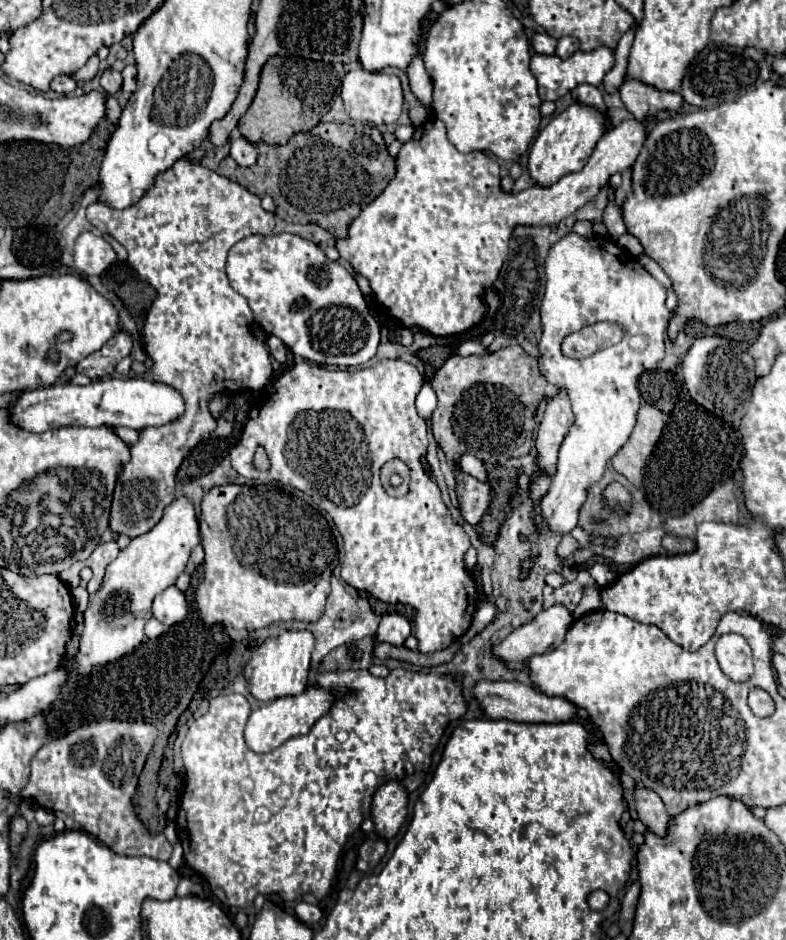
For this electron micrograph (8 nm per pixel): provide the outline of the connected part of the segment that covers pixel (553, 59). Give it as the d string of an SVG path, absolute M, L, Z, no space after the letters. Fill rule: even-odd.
M597 48L593 52L575 52L571 58L561 60L559 56L547 56L547 54L533 54L531 56L531 72L537 78L539 84L539 98L541 100L559 100L567 92L573 90L573 84L593 84L599 86L603 82L603 76L613 68L613 52L609 48Z

